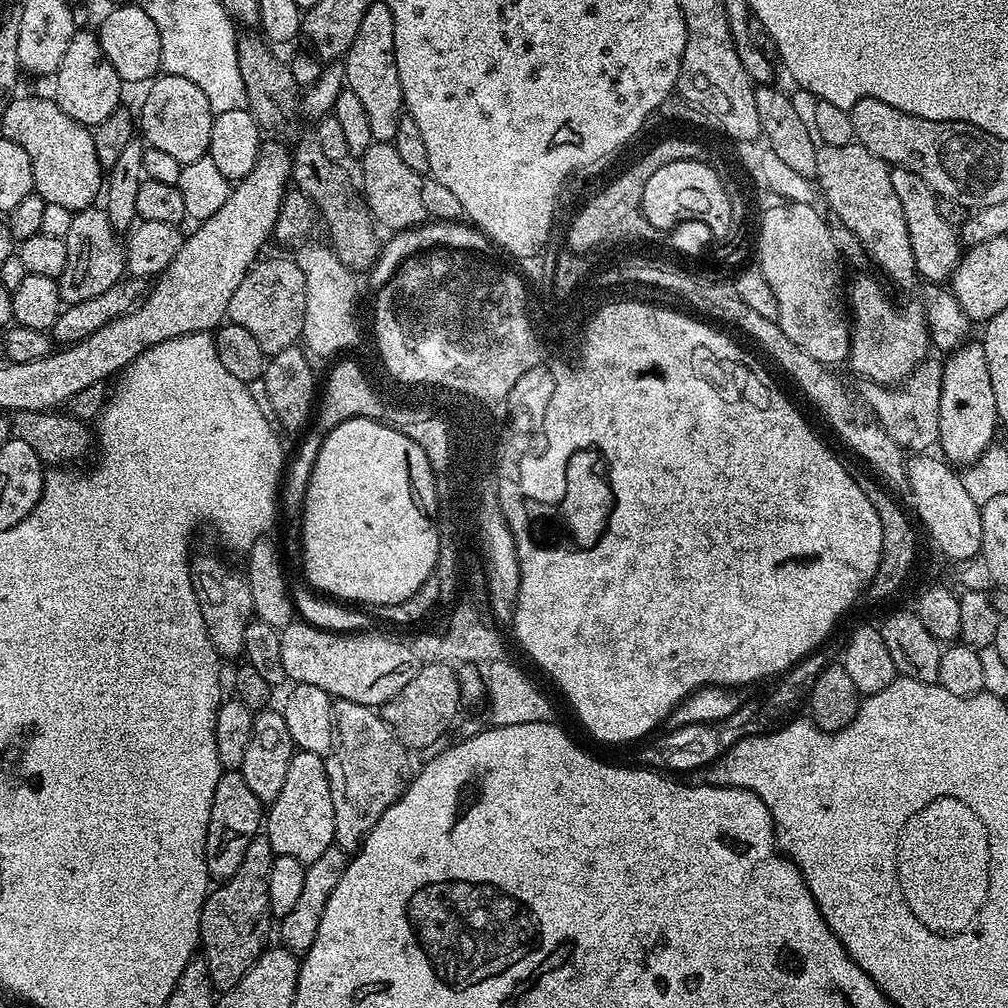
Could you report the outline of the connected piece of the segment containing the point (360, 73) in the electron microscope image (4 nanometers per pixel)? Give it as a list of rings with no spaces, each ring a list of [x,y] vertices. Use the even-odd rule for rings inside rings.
[[[374,2],[354,34],[354,42],[347,56],[343,57],[344,79],[347,87],[362,102],[370,121],[373,141],[392,142],[398,134],[398,122],[405,115],[402,82],[398,78],[398,62],[394,58],[394,18],[382,2]]]

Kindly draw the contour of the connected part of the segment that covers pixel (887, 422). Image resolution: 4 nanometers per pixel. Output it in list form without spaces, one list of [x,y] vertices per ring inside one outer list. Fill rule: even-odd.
[[[932,359],[923,360],[899,386],[864,382],[861,383],[860,390],[858,389],[859,399],[872,412],[882,430],[900,449],[912,454],[924,454],[935,449],[940,439],[938,406],[942,398],[942,364],[939,359]]]

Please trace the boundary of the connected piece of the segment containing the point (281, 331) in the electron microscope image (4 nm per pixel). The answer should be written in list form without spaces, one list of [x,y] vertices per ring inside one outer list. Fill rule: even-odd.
[[[295,259],[264,260],[253,264],[252,269],[242,278],[242,286],[234,290],[234,298],[228,303],[227,319],[254,334],[258,346],[262,346],[265,357],[271,358],[282,350],[293,347],[303,334],[303,319],[306,318],[306,278],[296,265]]]

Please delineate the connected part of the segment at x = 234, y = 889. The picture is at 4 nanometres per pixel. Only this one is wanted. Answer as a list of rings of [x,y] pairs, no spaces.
[[[267,835],[255,836],[250,846],[246,846],[242,866],[228,880],[217,883],[202,906],[199,947],[217,993],[234,990],[266,950],[268,927],[274,924],[270,910],[270,866],[276,857]]]

